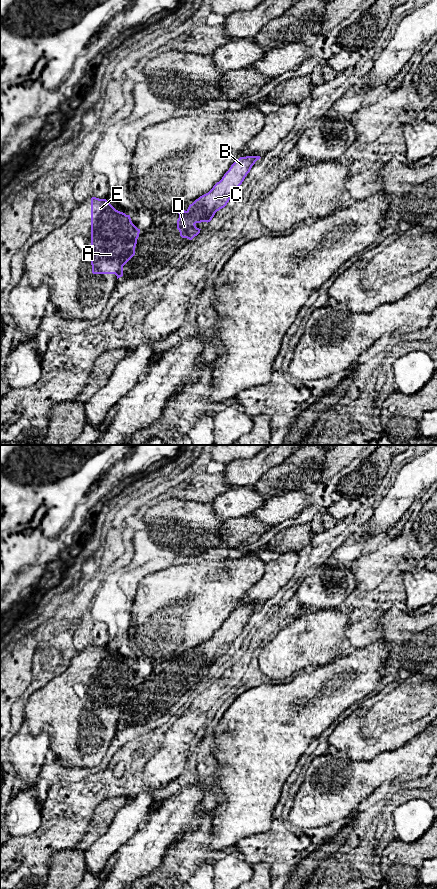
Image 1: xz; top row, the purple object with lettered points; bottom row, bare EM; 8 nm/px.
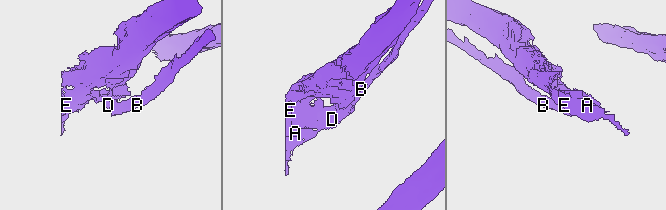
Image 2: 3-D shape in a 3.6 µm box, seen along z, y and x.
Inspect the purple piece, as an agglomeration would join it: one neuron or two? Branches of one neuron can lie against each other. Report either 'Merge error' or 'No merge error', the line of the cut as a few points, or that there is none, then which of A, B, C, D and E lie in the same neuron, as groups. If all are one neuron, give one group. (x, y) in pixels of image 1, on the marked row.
Merge error. Split along xz (187, 210), (196, 222). Groups: A D E / B C

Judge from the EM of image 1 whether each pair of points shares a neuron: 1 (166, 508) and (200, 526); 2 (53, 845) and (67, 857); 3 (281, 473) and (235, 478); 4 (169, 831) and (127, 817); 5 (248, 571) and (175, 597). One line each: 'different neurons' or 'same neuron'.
1: same neuron
2: different neurons
3: different neurons
4: different neurons
5: same neuron

